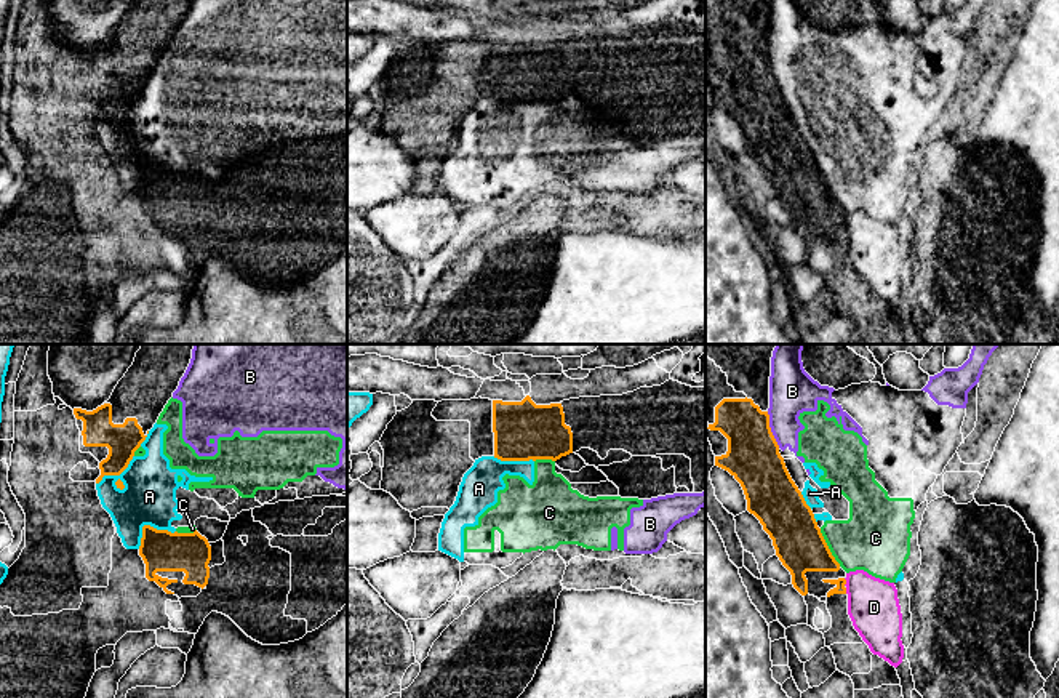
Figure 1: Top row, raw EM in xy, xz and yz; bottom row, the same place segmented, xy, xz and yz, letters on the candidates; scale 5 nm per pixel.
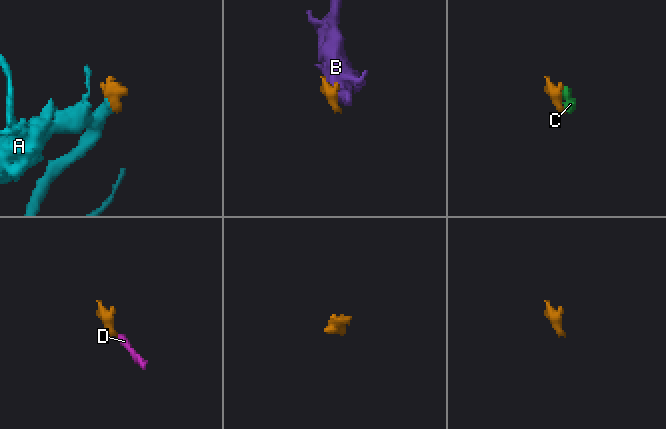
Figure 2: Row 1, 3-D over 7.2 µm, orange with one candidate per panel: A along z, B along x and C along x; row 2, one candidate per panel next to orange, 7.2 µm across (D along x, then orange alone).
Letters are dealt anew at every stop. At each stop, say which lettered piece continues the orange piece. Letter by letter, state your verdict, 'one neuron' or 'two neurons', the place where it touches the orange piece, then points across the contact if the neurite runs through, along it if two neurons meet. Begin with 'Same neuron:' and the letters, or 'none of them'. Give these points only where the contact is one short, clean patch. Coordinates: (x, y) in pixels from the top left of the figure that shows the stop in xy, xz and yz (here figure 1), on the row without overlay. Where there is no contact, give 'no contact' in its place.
Same neuron: none of them
A: two neurons; contact xy (117, 116)
B: two neurons; contact yz (770, 71)
C: two neurons; contact yz (827, 189)
D: two neurons; contact yz (845, 223); border yz (843, 220), (845, 226)

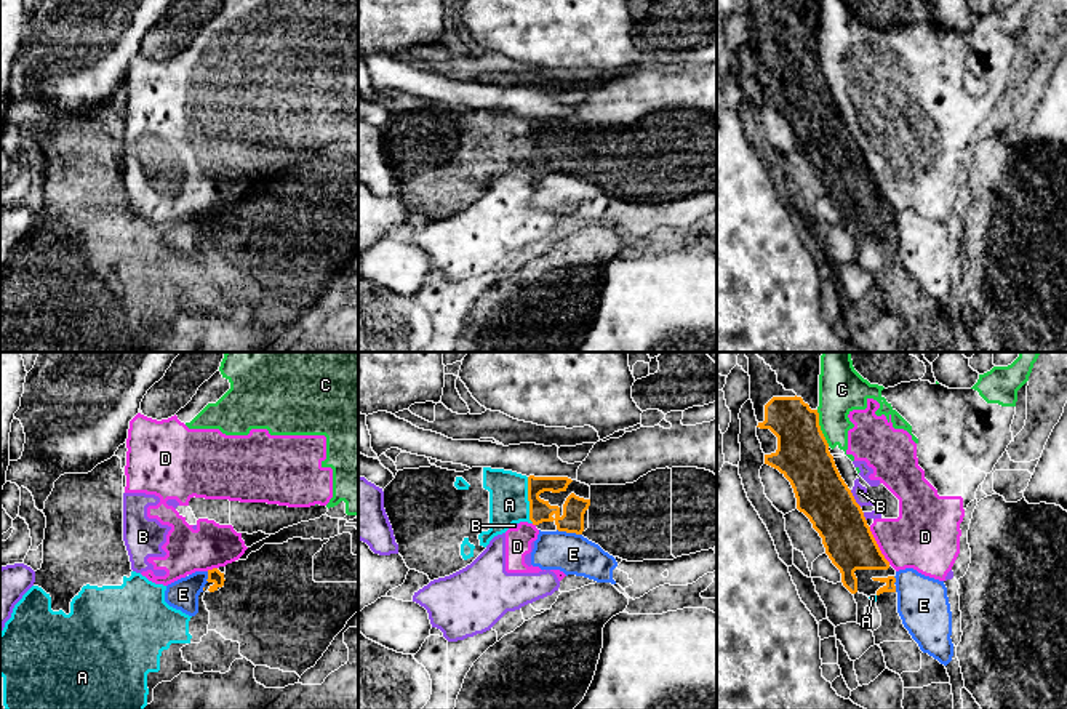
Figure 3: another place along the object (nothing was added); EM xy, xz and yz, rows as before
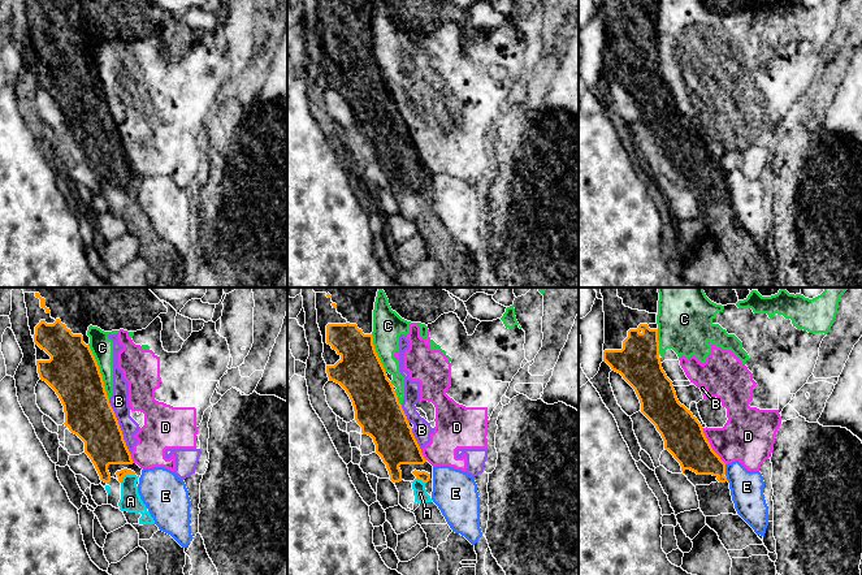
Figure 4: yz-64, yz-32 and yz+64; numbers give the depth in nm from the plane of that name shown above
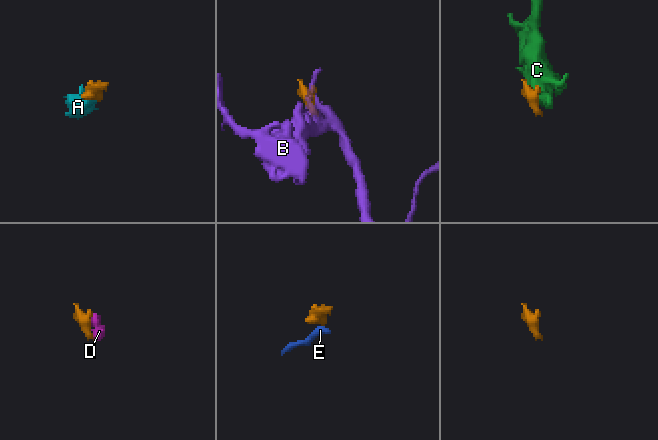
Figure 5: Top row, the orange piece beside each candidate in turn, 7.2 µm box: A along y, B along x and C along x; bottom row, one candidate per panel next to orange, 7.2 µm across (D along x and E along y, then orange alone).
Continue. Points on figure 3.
Same neuron: A
A: one neuron; contact xz (528, 141)
B: two neurons; contact yz (853, 140)
C: two neurons; contact yz (819, 69)
D: two neurons; contact yz (877, 188)
E: two neurons; contact xz (570, 173); border xz (557, 170), (581, 176)

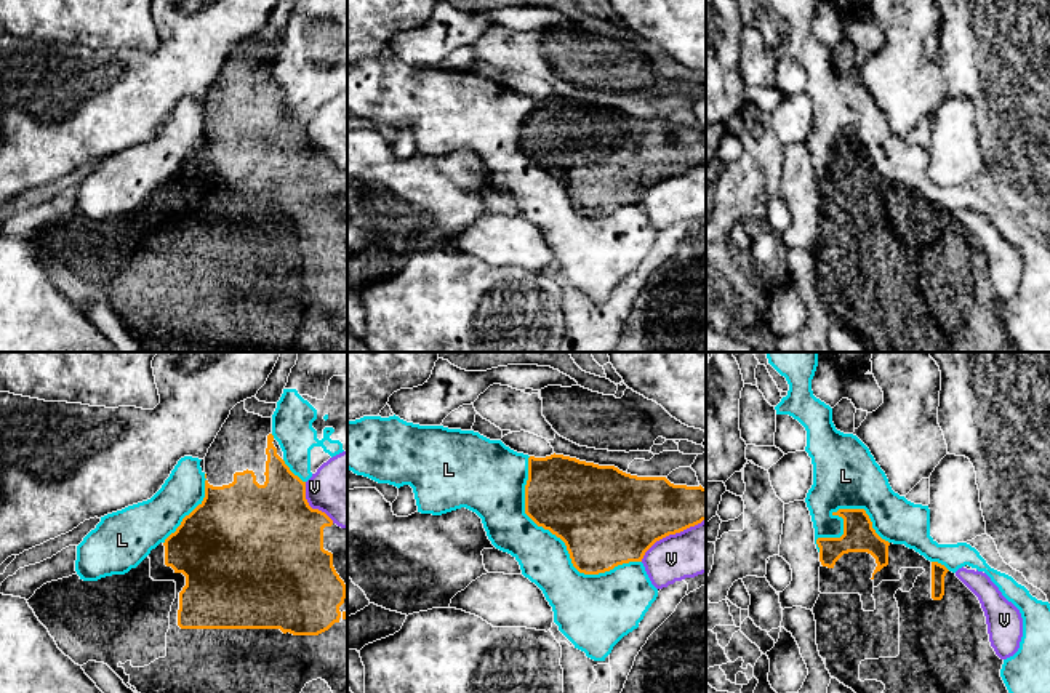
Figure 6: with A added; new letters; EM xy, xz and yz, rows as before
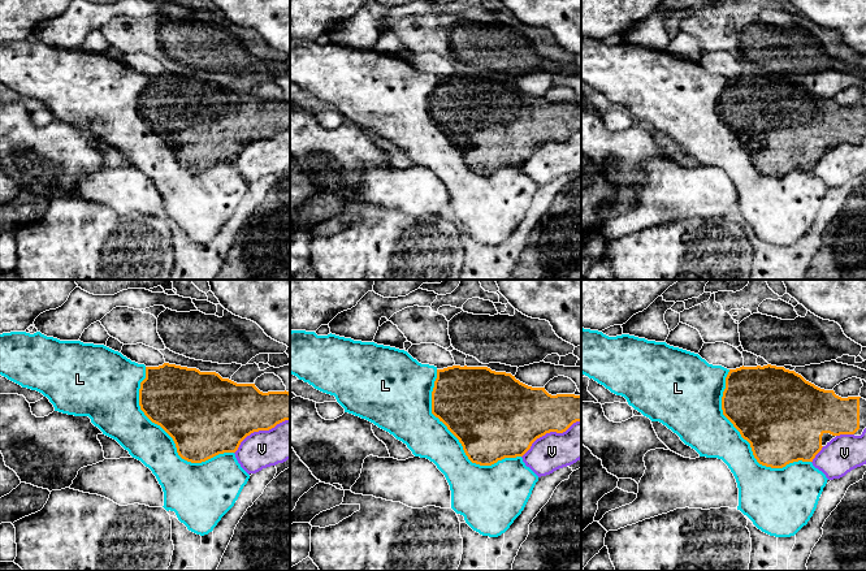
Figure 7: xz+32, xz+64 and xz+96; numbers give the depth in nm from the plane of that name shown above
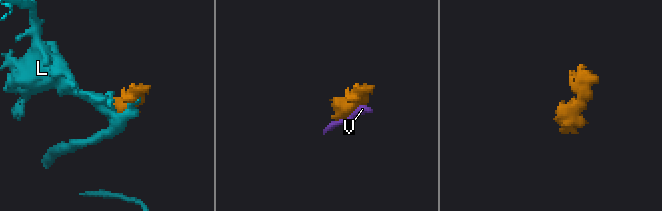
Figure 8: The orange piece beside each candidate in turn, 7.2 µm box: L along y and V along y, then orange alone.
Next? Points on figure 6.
Same neuron: none of them
L: two neurons; contact xz (562, 181)
V: two neurons; contact xz (671, 175)

